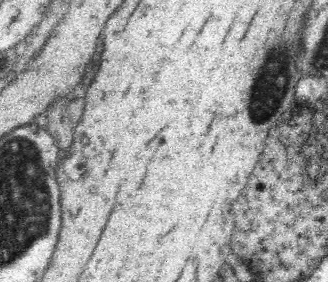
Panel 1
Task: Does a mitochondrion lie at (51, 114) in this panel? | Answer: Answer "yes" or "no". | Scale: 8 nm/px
no

